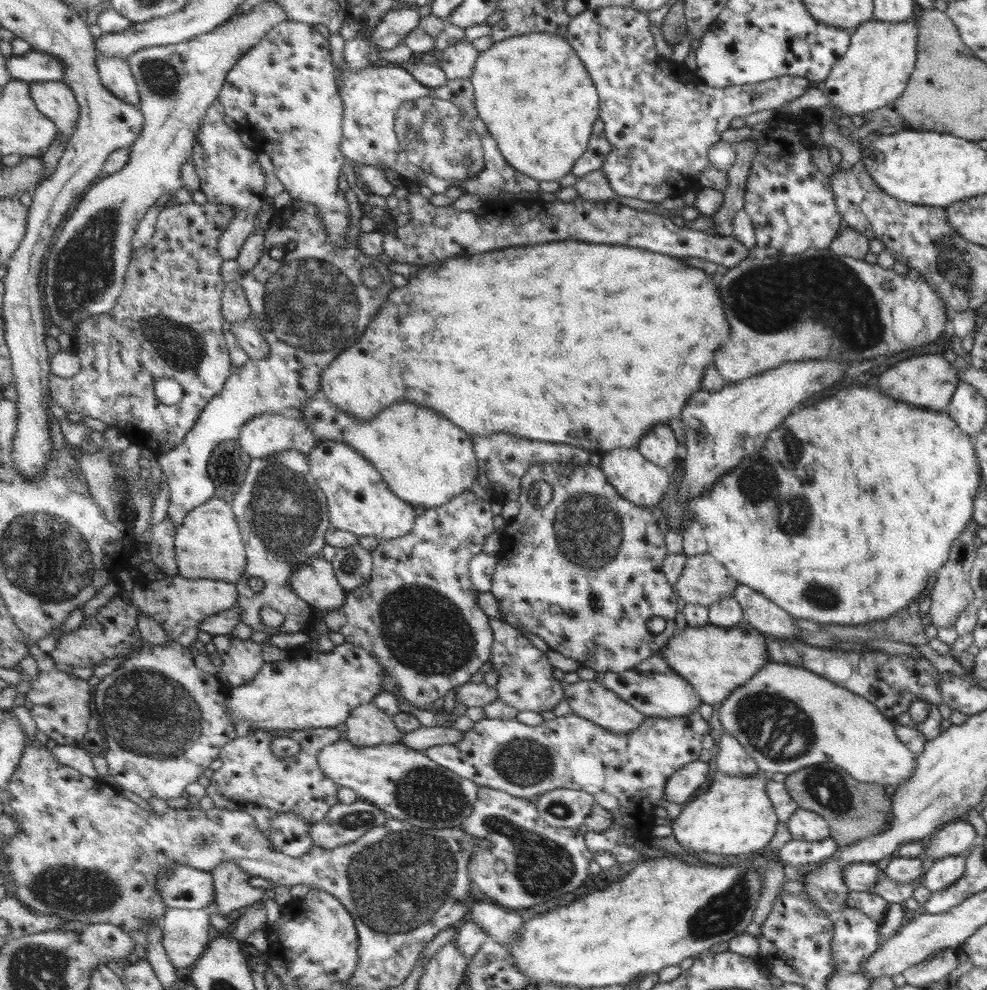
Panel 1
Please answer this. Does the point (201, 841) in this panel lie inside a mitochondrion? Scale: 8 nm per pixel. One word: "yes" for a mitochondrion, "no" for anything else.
yes

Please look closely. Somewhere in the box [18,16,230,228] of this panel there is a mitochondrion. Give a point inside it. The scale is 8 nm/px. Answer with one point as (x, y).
(161, 77)

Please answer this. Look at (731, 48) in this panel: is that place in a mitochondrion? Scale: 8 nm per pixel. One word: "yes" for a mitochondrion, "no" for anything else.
no

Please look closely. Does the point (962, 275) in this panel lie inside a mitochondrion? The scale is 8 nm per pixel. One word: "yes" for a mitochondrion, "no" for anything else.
yes

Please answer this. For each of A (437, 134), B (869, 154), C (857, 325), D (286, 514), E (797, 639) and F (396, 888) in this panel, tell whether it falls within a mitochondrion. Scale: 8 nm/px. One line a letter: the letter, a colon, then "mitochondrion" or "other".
A: mitochondrion
B: other
C: mitochondrion
D: mitochondrion
E: other
F: mitochondrion

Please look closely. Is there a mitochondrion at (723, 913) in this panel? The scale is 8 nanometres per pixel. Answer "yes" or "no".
yes

